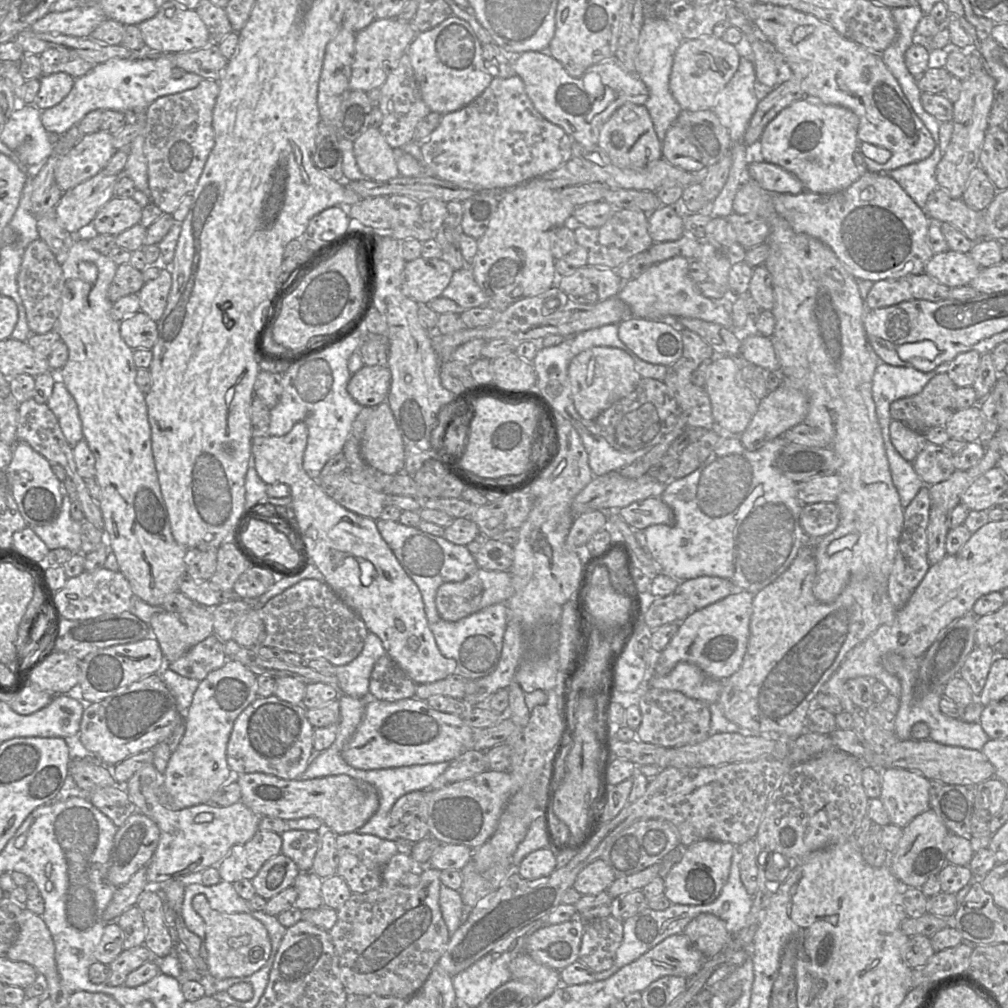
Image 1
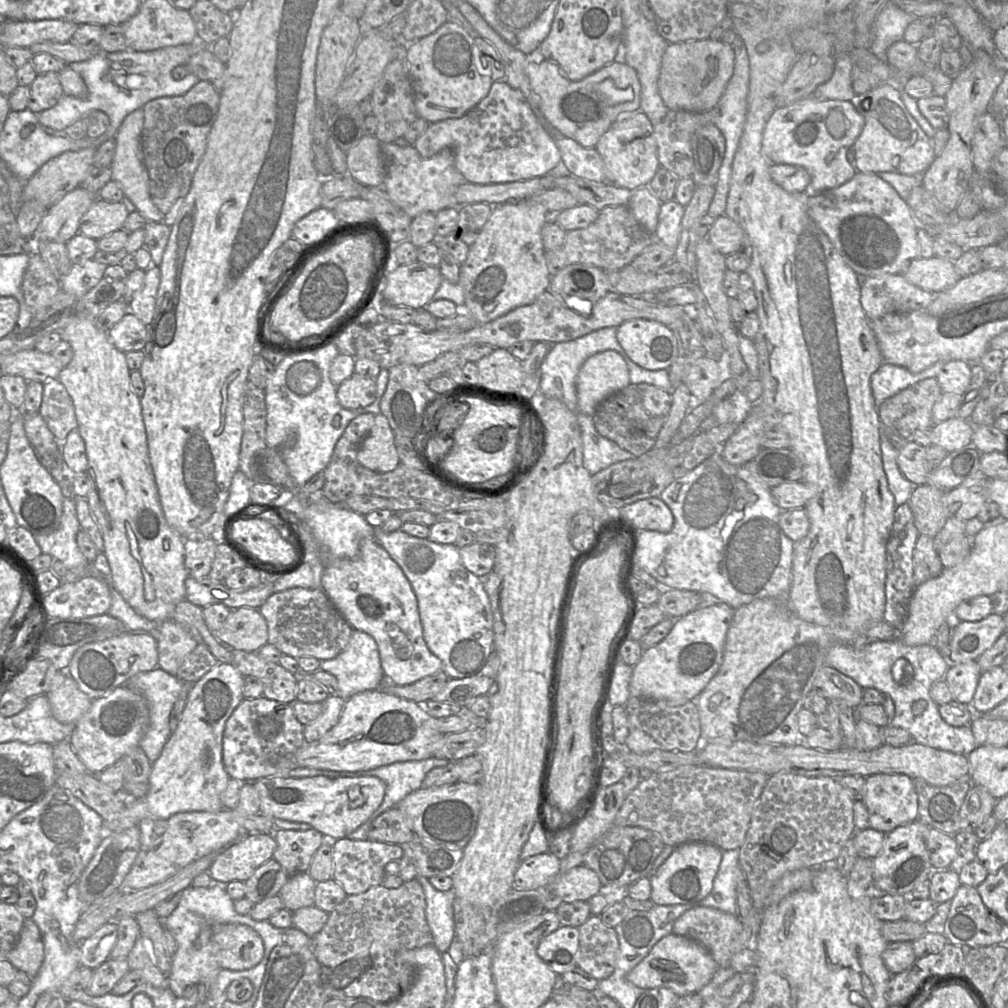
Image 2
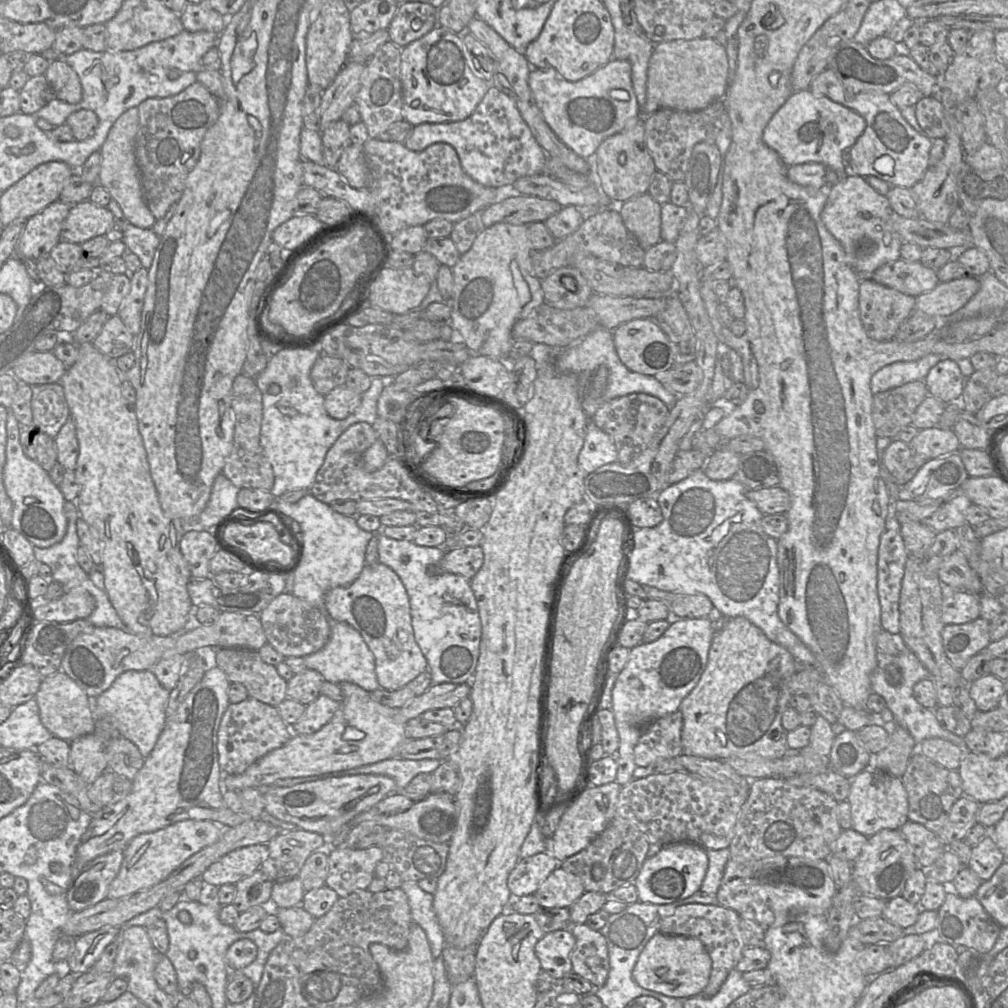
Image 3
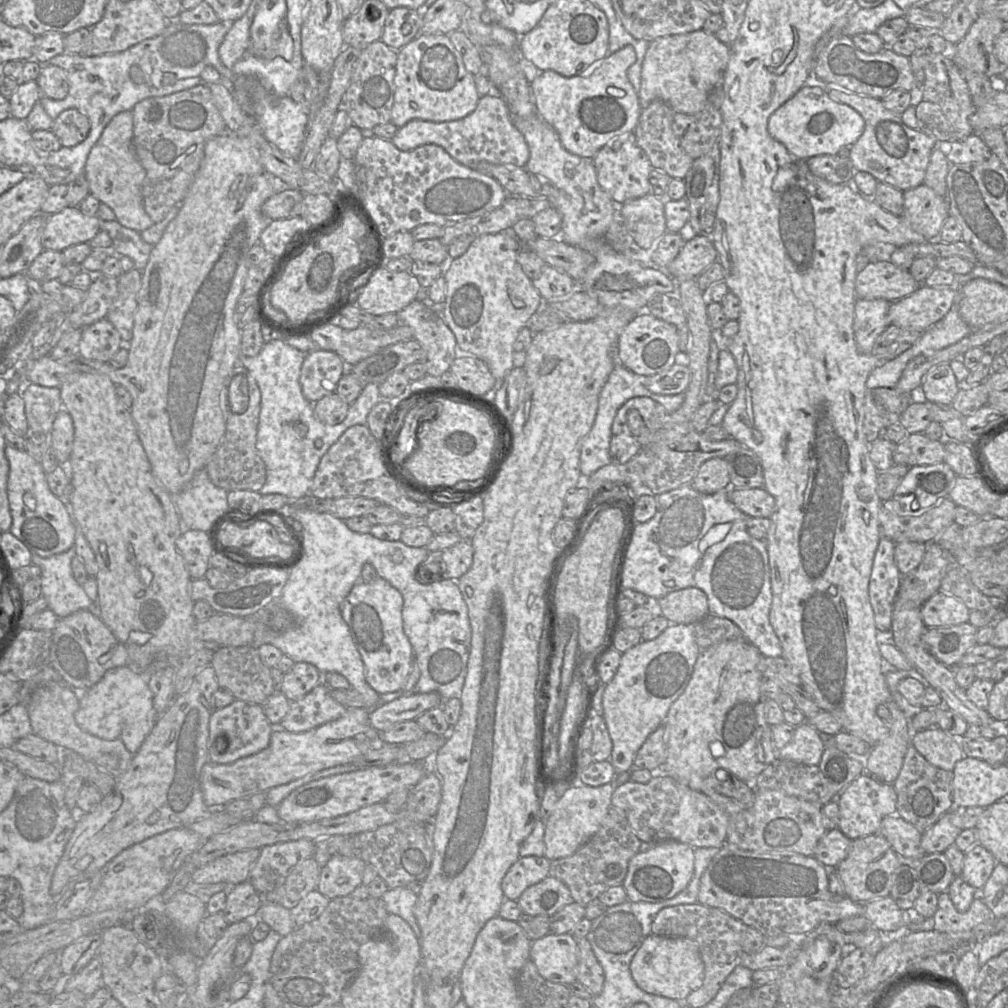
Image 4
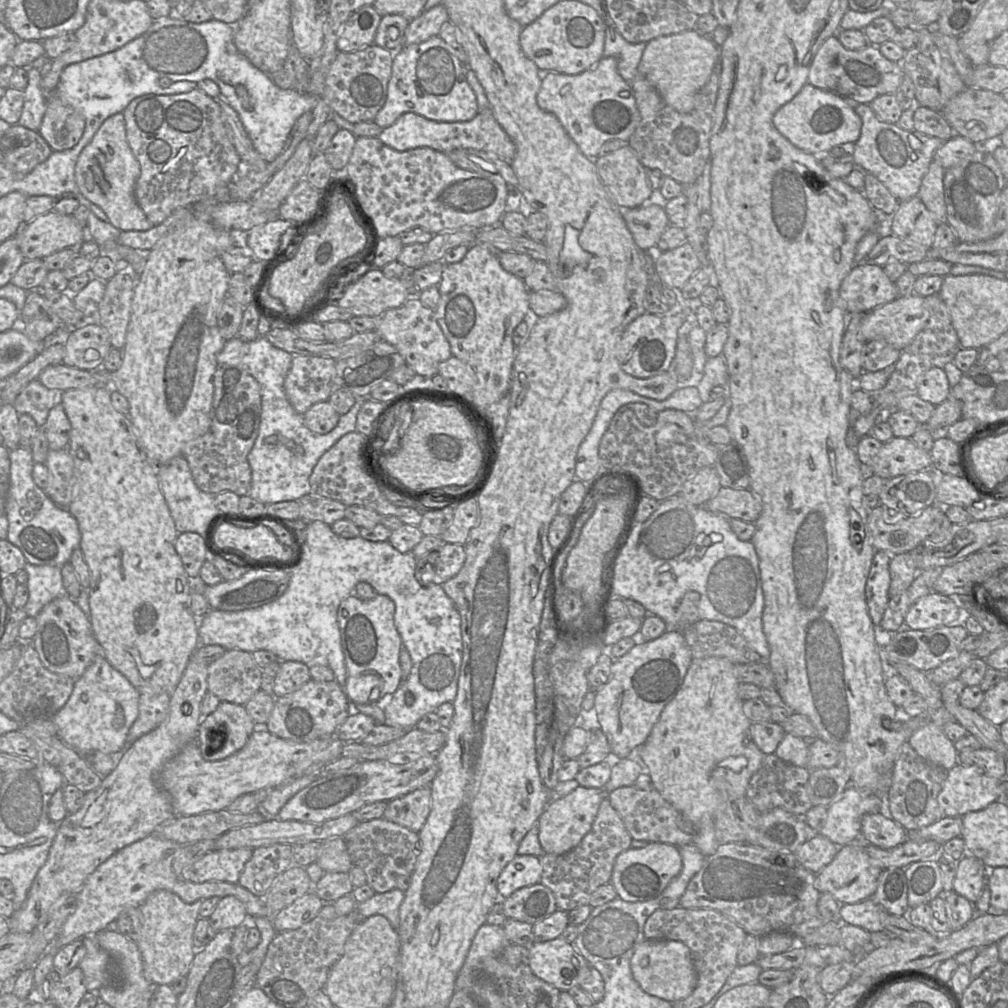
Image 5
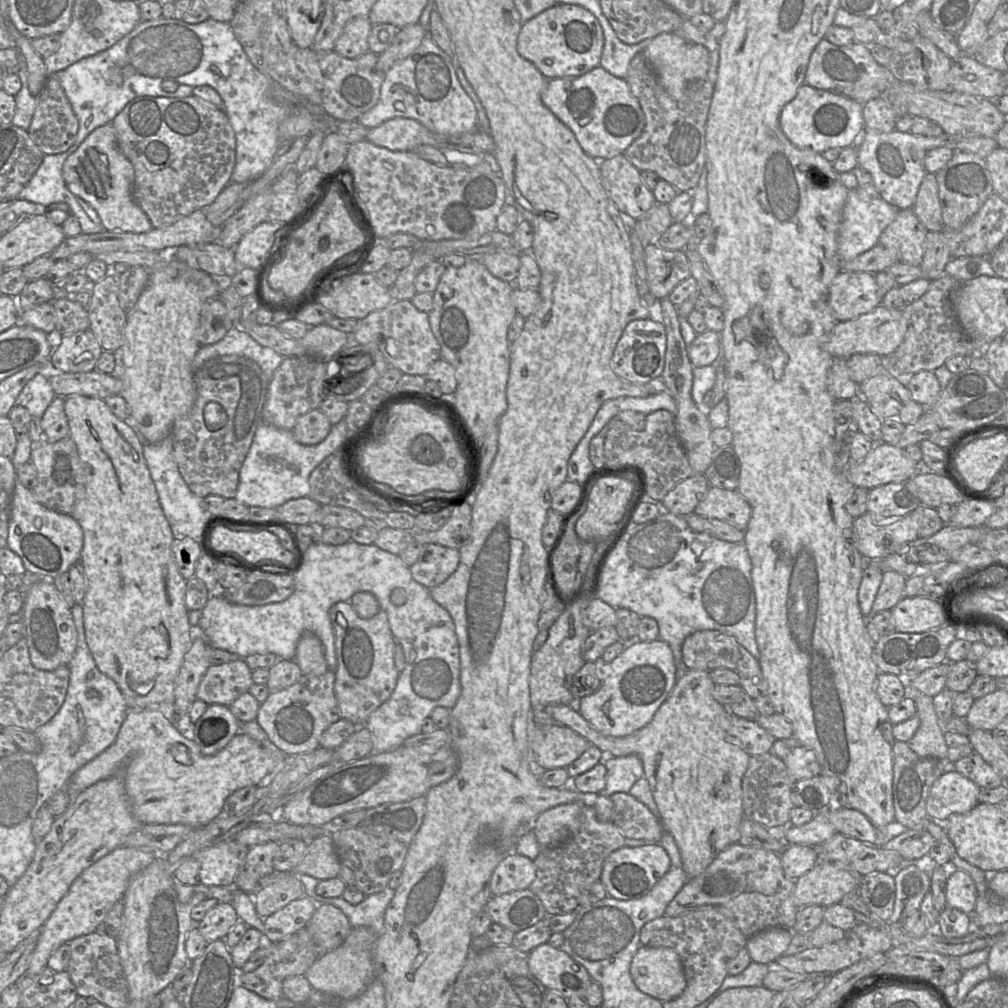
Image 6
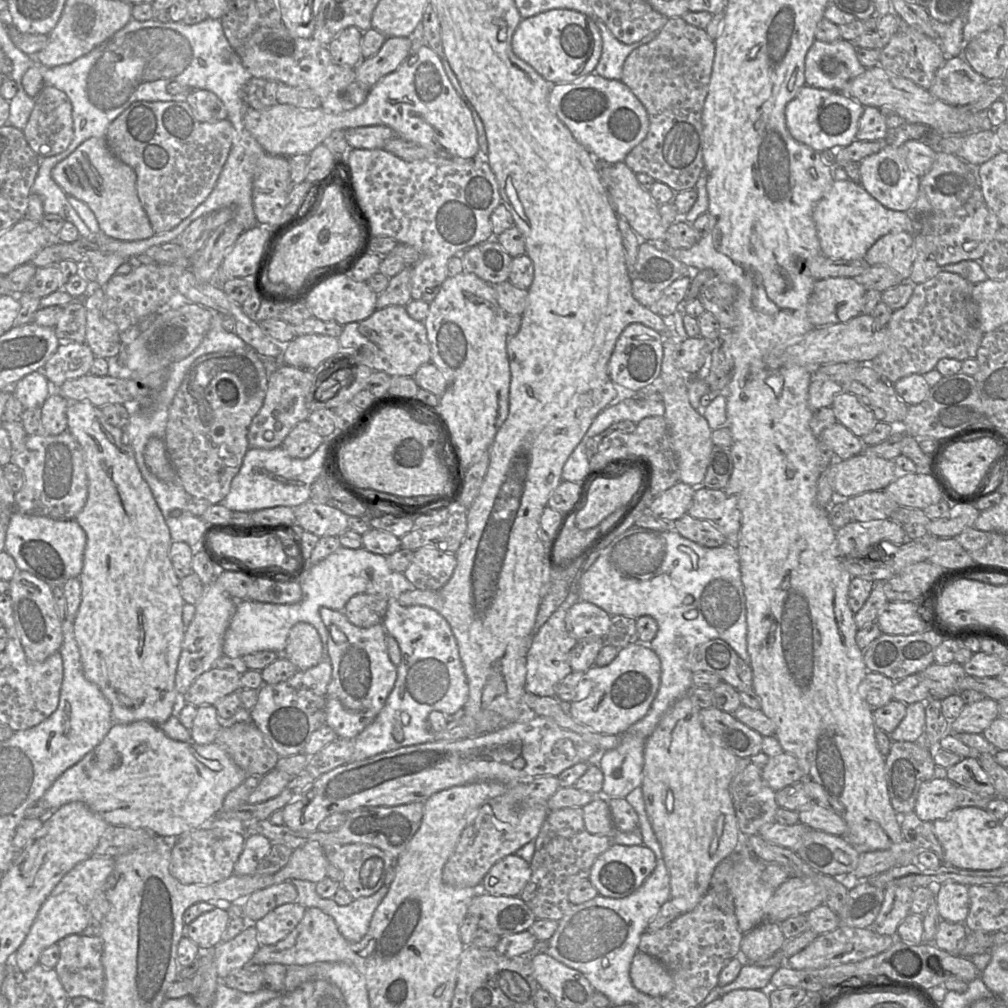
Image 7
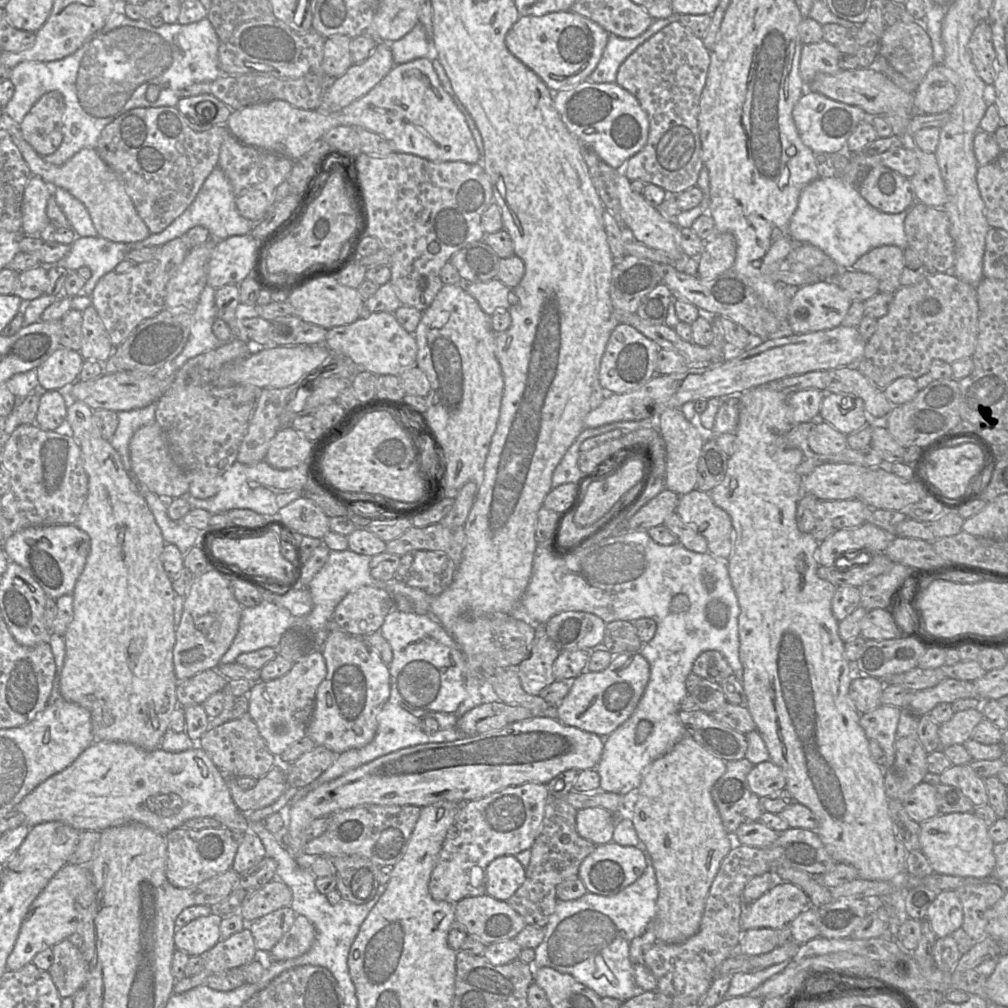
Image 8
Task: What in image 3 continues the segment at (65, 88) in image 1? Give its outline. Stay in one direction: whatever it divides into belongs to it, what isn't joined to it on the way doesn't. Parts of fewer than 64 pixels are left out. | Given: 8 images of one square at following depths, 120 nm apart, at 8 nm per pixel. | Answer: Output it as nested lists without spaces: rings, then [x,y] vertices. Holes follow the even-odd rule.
[[[44,75],[30,77],[19,90],[20,112],[34,115],[54,98],[55,94]]]

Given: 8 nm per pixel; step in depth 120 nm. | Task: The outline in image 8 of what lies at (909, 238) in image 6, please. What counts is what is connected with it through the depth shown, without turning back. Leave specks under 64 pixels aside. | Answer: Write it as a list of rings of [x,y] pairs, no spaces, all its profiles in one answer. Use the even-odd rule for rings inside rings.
[[[884,245],[862,255],[850,269],[871,274],[879,282],[879,292],[894,294],[901,287],[904,266],[904,250],[895,245]]]

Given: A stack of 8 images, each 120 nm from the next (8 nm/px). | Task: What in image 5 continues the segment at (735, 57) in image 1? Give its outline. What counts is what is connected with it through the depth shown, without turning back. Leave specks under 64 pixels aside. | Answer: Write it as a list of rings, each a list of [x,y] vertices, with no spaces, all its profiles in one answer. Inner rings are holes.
[[[688,30],[660,36],[646,43],[638,65],[638,73],[659,93],[662,99],[682,114],[690,113],[695,96],[708,81],[714,66],[720,61],[720,46],[710,36]]]

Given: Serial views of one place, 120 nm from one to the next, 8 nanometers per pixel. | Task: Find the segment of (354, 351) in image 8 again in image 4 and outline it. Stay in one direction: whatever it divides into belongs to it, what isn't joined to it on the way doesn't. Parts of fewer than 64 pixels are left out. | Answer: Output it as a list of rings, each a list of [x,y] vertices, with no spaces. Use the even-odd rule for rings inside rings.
[[[420,300],[412,301],[397,312],[399,324],[413,330],[413,339],[426,351],[424,363],[429,375],[440,377],[455,358],[473,355],[462,352],[457,345],[454,333],[444,322],[441,313],[436,313]]]

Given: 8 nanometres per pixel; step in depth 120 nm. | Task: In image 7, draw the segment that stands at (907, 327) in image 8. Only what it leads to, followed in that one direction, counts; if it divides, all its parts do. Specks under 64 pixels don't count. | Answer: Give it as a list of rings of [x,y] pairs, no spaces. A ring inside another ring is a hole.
[[[941,271],[924,283],[915,284],[908,303],[893,311],[886,325],[885,349],[868,365],[892,383],[910,374],[925,374],[936,367],[942,358],[952,358],[960,361],[975,358],[983,338],[983,332],[978,326],[977,305],[972,298],[974,284],[960,275]]]

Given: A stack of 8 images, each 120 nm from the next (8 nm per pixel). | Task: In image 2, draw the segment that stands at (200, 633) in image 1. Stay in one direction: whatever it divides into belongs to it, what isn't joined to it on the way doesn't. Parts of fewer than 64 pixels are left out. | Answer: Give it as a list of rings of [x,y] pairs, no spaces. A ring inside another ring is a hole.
[[[173,619],[157,624],[158,667],[176,676],[184,659],[198,645],[197,641]]]

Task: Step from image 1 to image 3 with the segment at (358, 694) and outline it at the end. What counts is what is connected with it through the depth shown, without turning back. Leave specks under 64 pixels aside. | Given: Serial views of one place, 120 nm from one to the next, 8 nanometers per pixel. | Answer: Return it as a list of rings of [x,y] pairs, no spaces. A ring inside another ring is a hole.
[[[330,619],[330,637],[319,651],[304,657],[307,668],[318,671],[324,680],[332,683],[351,682],[368,692],[380,687],[376,671],[375,657],[361,634],[346,622]]]

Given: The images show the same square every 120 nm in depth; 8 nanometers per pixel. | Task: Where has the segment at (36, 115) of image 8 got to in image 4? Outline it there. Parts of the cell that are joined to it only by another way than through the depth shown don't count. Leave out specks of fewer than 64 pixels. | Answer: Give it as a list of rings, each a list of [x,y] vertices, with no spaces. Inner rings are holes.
[[[70,108],[61,112],[53,120],[50,130],[63,147],[73,147],[87,138],[90,129],[91,124],[88,117],[79,110]]]

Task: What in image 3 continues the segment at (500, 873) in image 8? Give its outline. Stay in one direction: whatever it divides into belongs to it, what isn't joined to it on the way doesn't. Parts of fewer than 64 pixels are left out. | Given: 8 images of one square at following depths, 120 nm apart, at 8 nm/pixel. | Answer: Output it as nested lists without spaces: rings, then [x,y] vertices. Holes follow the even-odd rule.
[[[545,852],[519,859],[507,880],[512,897],[535,894],[557,867],[559,867],[559,861]]]

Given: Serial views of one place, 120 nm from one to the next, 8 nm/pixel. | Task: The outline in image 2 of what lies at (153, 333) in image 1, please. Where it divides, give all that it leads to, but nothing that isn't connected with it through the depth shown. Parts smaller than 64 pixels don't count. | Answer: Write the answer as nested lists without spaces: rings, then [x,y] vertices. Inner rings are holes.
[[[126,313],[109,331],[111,343],[120,351],[143,350],[147,342],[148,329],[133,313]]]

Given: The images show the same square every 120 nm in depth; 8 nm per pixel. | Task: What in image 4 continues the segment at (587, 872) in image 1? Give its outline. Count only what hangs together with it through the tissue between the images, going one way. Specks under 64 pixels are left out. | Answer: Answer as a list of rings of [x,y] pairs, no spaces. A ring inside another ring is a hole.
[[[547,876],[539,883],[528,887],[517,902],[523,914],[551,917],[574,901],[569,888],[562,881]]]

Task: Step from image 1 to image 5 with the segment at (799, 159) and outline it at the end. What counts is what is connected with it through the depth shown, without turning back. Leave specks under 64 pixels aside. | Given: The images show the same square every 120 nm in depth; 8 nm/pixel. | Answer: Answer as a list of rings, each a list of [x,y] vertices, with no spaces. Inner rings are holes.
[[[808,82],[774,113],[772,123],[792,145],[818,157],[827,154],[835,146],[847,142],[855,143],[862,128],[860,116],[843,96],[817,88]]]

